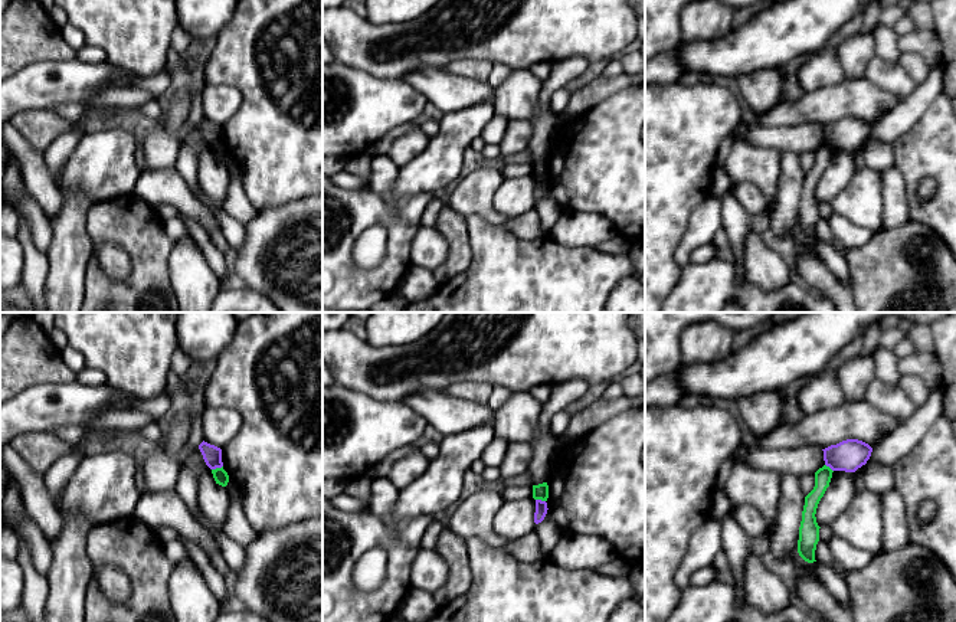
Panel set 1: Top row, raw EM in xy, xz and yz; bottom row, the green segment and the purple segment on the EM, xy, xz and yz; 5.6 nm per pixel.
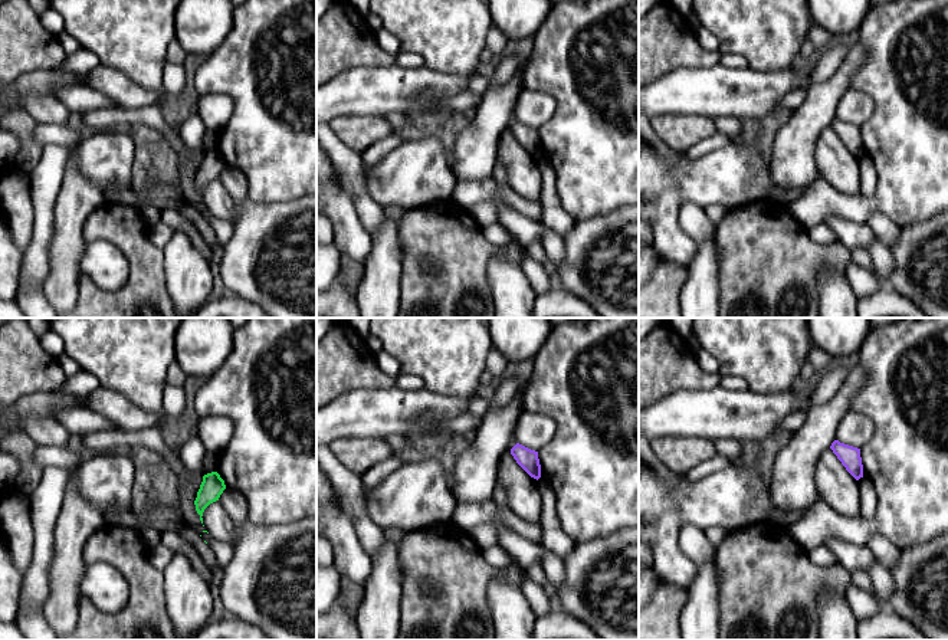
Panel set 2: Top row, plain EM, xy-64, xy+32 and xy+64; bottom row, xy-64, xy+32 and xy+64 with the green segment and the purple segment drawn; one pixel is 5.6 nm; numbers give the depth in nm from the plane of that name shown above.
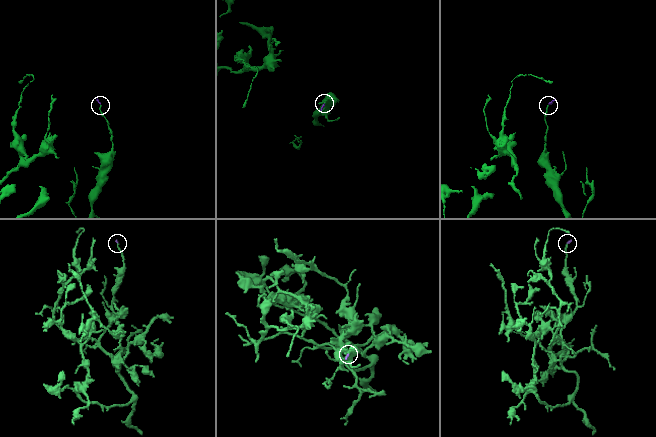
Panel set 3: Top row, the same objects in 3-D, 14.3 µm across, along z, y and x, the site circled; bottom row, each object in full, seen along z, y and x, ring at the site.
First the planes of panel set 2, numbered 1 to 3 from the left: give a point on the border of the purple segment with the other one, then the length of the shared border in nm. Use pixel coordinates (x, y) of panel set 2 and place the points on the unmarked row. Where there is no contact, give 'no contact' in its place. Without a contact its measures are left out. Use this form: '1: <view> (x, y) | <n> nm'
1: no contact
2: no contact
3: no contact

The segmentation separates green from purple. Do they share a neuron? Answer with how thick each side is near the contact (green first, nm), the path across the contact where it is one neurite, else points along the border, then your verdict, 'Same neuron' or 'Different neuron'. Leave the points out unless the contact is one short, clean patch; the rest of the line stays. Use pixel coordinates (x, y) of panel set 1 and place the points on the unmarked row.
Thickness 80 nm (green) against 110 nm. Boundary: xy (222, 143), (212, 147). Different neuron

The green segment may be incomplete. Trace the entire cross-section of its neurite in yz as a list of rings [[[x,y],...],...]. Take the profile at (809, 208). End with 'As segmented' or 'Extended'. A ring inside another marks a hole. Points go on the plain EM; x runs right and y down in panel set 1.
[[[826,143],[819,145],[815,150],[815,164],[813,167],[805,174],[805,183],[802,189],[802,199],[799,204],[799,217],[798,217],[798,230],[799,233],[808,239],[813,240],[815,238],[815,227],[819,219],[819,203],[816,200],[816,186],[824,174],[826,166],[829,164],[832,156],[832,147]]]. As segmented

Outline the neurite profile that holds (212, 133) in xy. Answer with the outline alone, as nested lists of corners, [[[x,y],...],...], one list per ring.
[[[202,120],[199,122],[199,127],[203,132],[203,137],[206,140],[206,143],[210,145],[210,147],[216,147],[216,145],[222,145],[223,144],[223,140],[222,140],[222,127],[215,124],[215,122],[210,122],[207,120]]]

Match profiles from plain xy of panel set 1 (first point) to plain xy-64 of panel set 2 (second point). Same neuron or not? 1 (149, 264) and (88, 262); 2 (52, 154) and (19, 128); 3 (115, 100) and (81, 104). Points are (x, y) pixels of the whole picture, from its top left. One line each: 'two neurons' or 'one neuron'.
1: two neurons
2: two neurons
3: one neuron

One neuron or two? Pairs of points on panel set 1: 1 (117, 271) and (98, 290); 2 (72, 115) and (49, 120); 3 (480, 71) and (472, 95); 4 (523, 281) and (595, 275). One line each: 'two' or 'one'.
1: two
2: two
3: two
4: one

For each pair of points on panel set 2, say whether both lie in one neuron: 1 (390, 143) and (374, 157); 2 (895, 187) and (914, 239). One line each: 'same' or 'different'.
1: same
2: different

